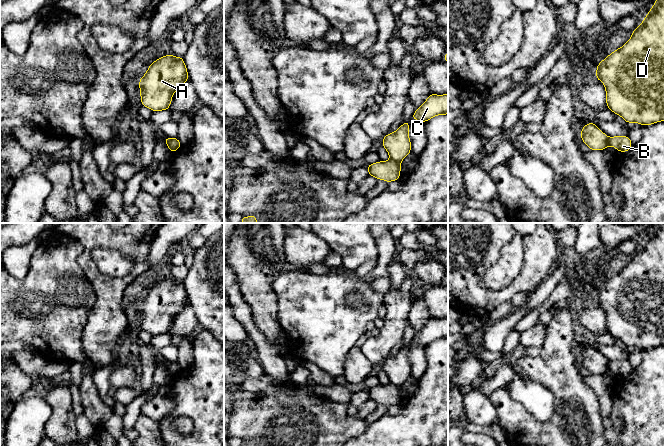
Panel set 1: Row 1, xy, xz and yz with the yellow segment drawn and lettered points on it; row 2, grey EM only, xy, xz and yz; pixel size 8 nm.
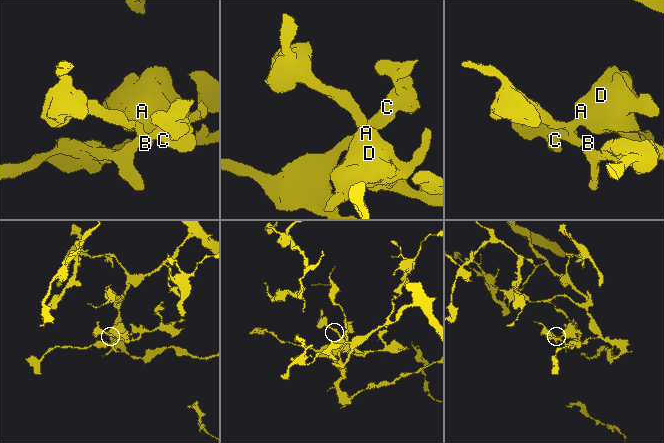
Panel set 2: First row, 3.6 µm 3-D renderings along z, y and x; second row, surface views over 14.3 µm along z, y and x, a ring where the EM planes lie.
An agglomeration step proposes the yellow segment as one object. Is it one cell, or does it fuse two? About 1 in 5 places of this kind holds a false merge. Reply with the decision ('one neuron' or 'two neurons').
two neurons

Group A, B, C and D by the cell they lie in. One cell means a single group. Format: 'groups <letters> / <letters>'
groups A C D / B

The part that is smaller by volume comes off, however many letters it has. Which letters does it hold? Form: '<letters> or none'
A, C, D

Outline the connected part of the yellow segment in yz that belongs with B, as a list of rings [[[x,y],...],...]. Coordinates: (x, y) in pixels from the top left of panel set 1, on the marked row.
[[[617,135],[609,138],[609,145],[618,150],[618,152],[628,152],[632,147],[629,136]]]

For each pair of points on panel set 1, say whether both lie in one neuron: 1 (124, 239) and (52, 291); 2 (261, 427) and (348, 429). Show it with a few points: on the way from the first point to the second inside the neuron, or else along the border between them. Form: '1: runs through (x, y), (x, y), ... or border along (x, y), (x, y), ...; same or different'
1: border along (82, 247), (77, 264), (94, 290); different
2: runs through (283, 429), (326, 428); same

